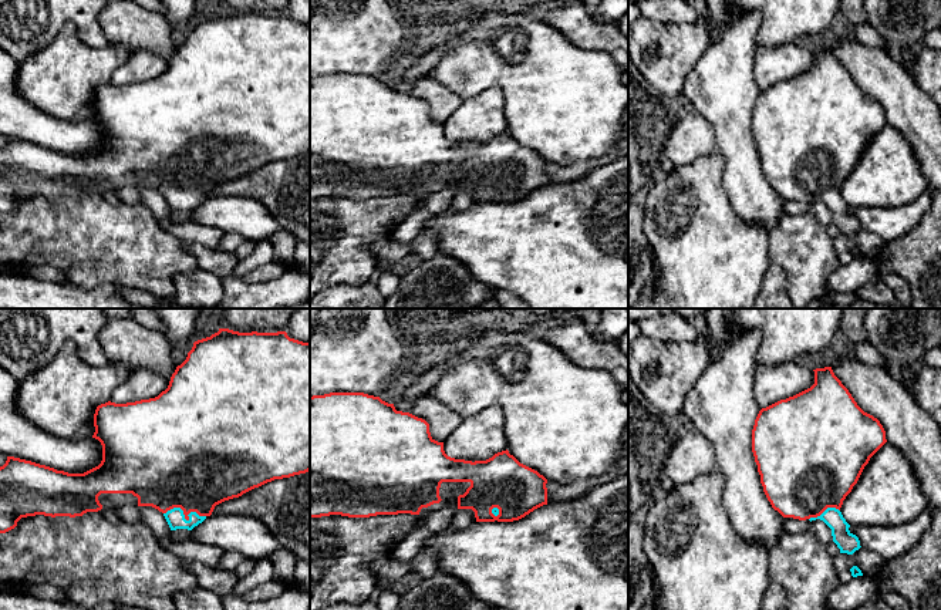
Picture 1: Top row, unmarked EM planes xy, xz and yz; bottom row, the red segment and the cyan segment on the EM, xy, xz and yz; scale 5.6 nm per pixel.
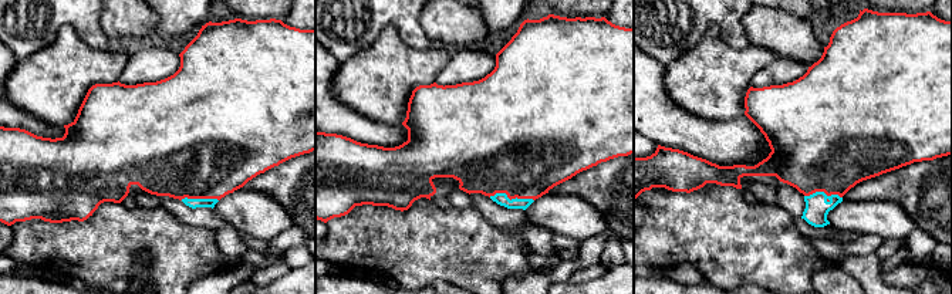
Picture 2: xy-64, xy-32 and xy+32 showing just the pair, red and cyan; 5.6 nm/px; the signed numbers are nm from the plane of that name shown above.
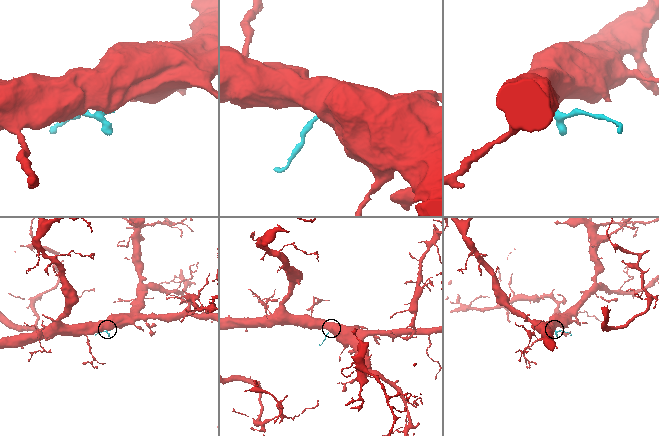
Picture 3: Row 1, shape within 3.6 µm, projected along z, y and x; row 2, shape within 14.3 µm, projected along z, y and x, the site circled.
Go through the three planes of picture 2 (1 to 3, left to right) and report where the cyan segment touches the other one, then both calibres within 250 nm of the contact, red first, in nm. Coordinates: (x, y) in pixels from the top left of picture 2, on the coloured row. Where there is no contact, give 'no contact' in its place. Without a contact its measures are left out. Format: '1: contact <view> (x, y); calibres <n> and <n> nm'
1: contact xy-64 (199, 198); calibres 500 and 60 nm
2: contact xy-32 (512, 198); calibres 480 and 70 nm
3: contact xy+32 (823, 191); calibres 500 and 140 nm

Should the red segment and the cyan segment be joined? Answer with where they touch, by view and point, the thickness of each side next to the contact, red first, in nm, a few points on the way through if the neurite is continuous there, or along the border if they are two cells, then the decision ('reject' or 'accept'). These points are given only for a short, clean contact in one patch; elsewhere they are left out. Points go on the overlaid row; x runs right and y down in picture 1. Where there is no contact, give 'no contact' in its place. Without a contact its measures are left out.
meets red in xy at (184, 514); 460 nm thick on the red side, 110 nm on the other; runs through xy (195, 471), (184, 514), (175, 518); accept

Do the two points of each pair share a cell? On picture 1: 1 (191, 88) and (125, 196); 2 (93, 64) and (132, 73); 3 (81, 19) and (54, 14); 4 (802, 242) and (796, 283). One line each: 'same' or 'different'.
1: different
2: different
3: same
4: same

